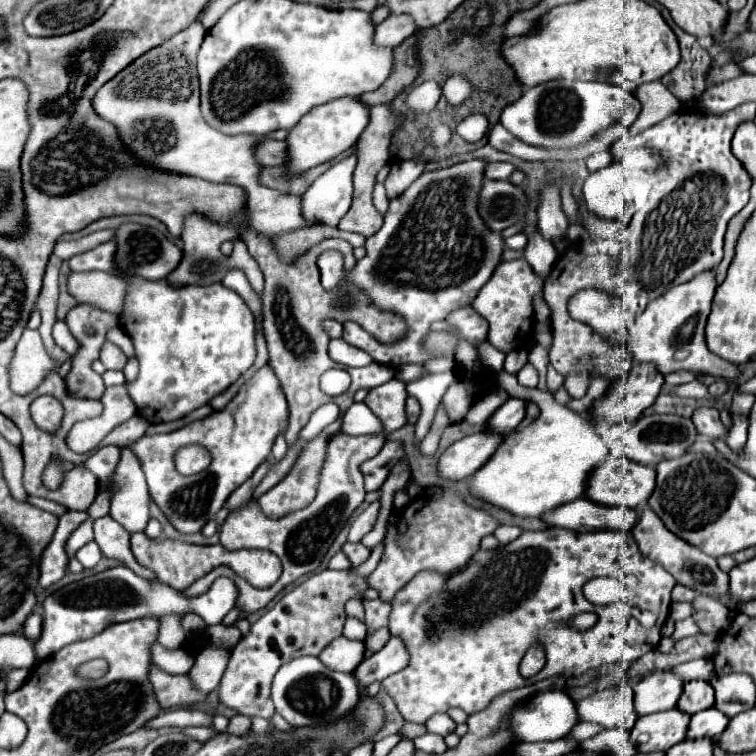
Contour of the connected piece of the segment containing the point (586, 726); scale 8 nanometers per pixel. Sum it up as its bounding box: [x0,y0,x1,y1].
[567,723,601,743]

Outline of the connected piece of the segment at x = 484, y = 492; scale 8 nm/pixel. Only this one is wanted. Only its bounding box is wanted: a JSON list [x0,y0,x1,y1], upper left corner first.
[469,373,607,517]

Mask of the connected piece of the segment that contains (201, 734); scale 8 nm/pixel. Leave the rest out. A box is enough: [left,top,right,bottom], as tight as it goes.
[183,727,217,741]

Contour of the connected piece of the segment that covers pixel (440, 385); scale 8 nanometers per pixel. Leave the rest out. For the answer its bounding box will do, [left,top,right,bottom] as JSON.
[407,371,459,445]

